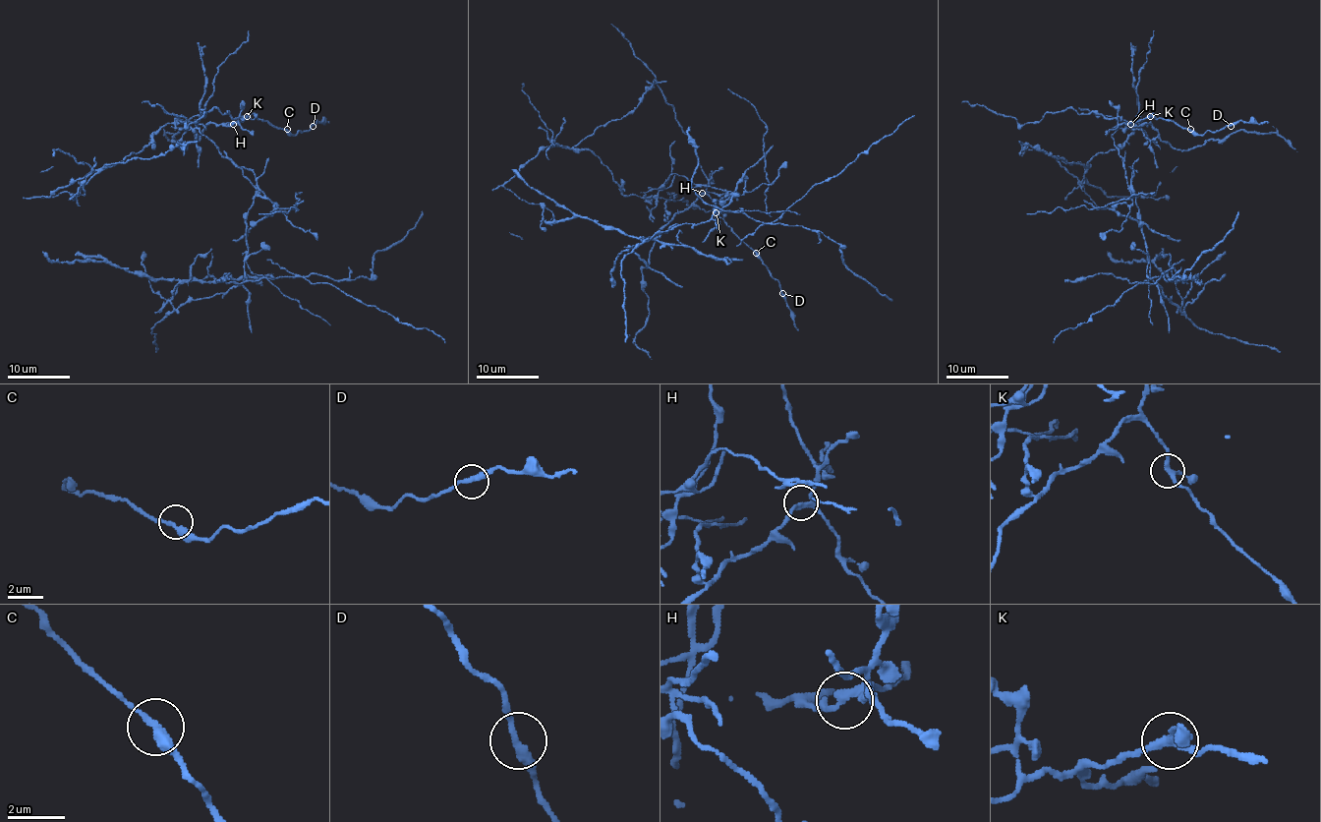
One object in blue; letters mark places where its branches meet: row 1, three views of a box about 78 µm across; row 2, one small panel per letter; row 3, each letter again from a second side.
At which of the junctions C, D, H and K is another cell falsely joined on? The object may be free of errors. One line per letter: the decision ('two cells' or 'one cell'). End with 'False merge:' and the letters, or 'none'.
C: one cell
D: one cell
H: two cells
K: one cell
False merge: H

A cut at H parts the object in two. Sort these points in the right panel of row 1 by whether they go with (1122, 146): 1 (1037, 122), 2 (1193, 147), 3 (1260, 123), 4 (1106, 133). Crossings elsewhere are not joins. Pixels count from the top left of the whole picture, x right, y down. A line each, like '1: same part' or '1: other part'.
1: other part
2: same part
3: other part
4: other part

